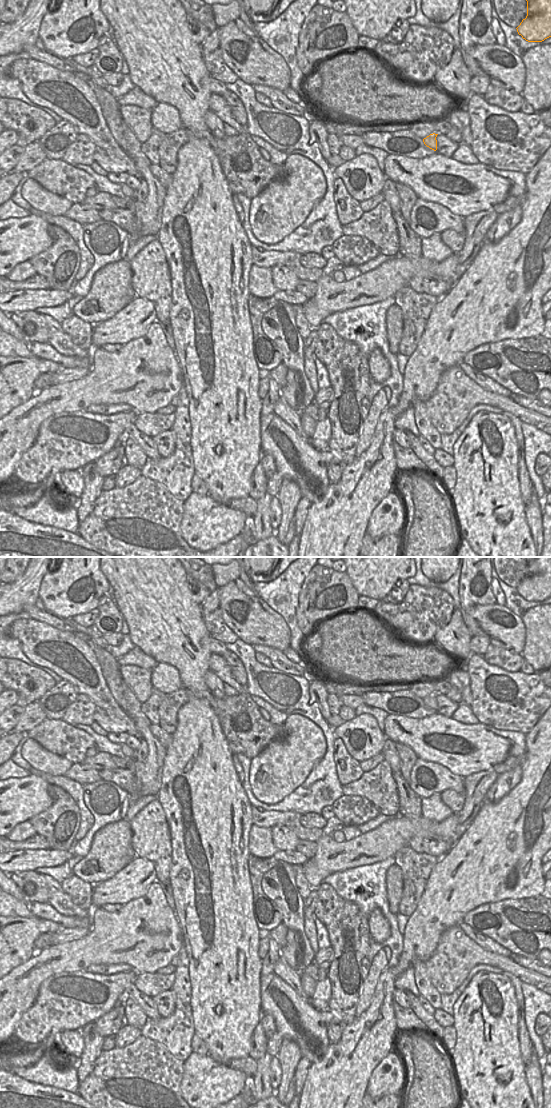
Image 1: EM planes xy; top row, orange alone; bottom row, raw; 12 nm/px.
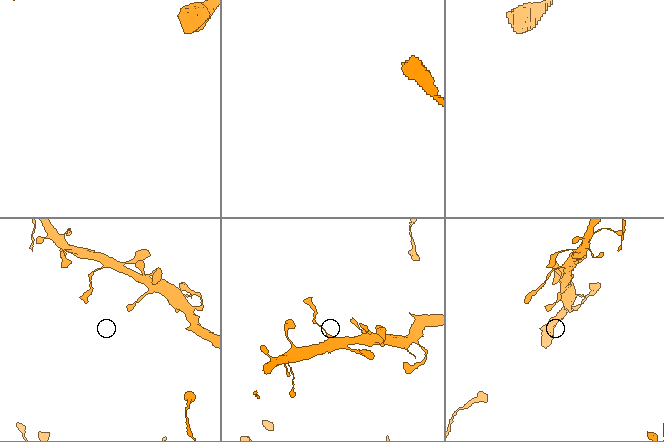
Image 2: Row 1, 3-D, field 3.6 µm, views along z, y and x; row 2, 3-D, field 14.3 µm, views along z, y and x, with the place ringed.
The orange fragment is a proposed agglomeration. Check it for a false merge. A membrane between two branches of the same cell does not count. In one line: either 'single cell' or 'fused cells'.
single cell

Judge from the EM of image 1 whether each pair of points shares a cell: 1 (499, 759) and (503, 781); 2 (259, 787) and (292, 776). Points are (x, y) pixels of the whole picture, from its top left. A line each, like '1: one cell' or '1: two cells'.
1: two cells
2: one cell

